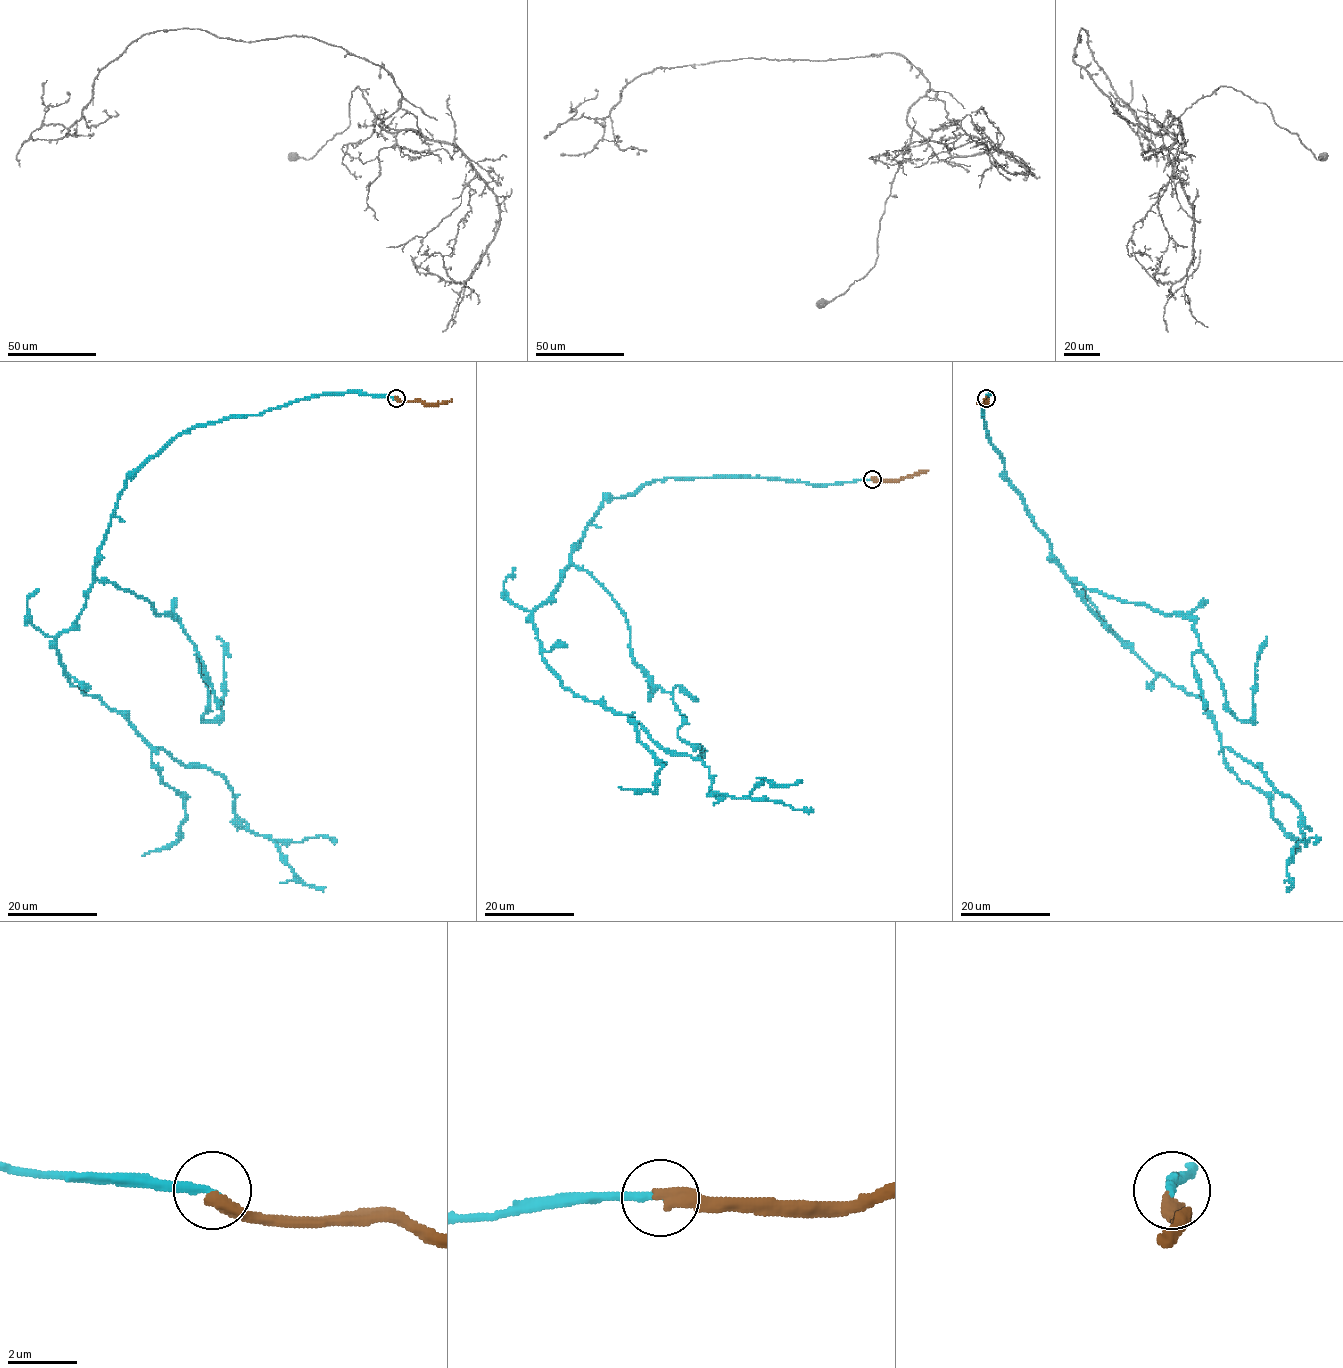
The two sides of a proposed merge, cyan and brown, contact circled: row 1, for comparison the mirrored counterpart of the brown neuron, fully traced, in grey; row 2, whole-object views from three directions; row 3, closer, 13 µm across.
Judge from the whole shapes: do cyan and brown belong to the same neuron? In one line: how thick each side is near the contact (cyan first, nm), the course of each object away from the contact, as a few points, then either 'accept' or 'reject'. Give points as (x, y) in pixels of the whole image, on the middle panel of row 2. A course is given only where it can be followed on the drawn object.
calibres 240 and 400 nm; course cyan (872, 479), (665, 478), (608, 497), (533, 611), (561, 684), (700, 759), (711, 794), (801, 780); course brown (872, 479), (900, 480), (929, 470); reject

